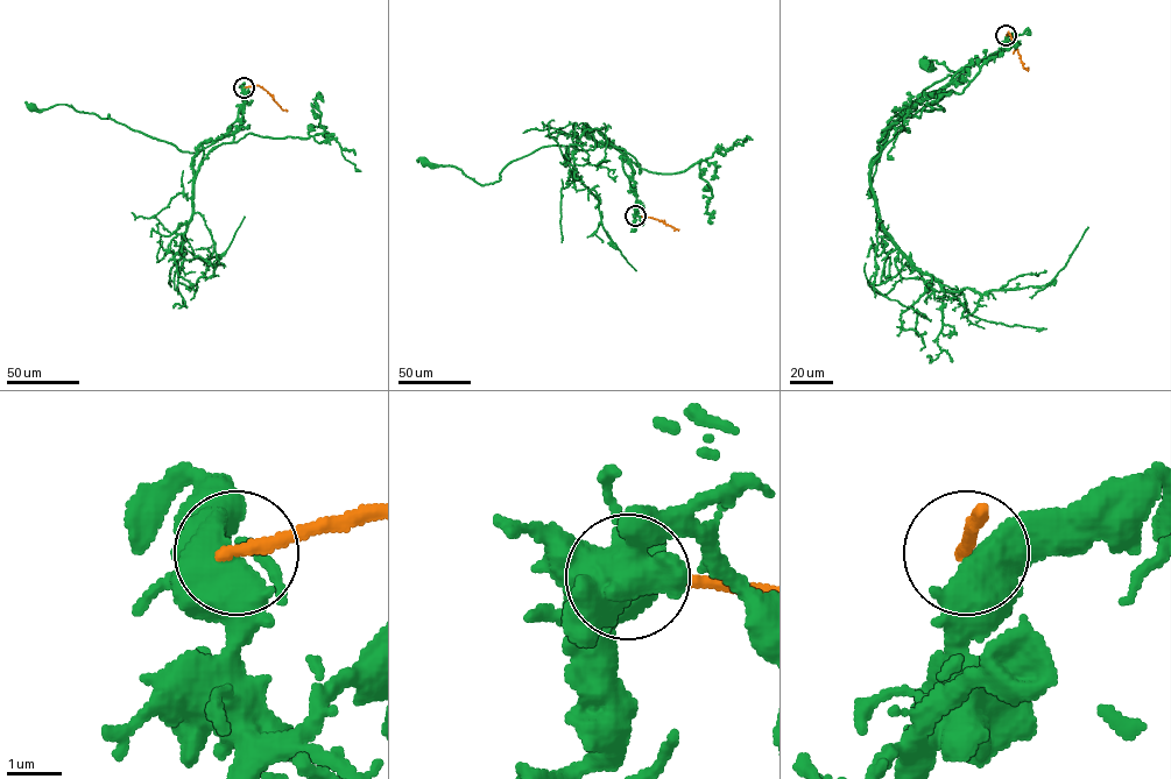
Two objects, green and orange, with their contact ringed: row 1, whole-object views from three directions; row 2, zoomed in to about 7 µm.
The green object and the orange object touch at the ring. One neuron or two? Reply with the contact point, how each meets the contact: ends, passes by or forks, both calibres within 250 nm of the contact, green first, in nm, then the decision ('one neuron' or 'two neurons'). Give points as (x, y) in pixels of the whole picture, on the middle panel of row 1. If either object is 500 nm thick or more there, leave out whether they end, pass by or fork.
(635, 216) | 700/240 nm | two neurons

